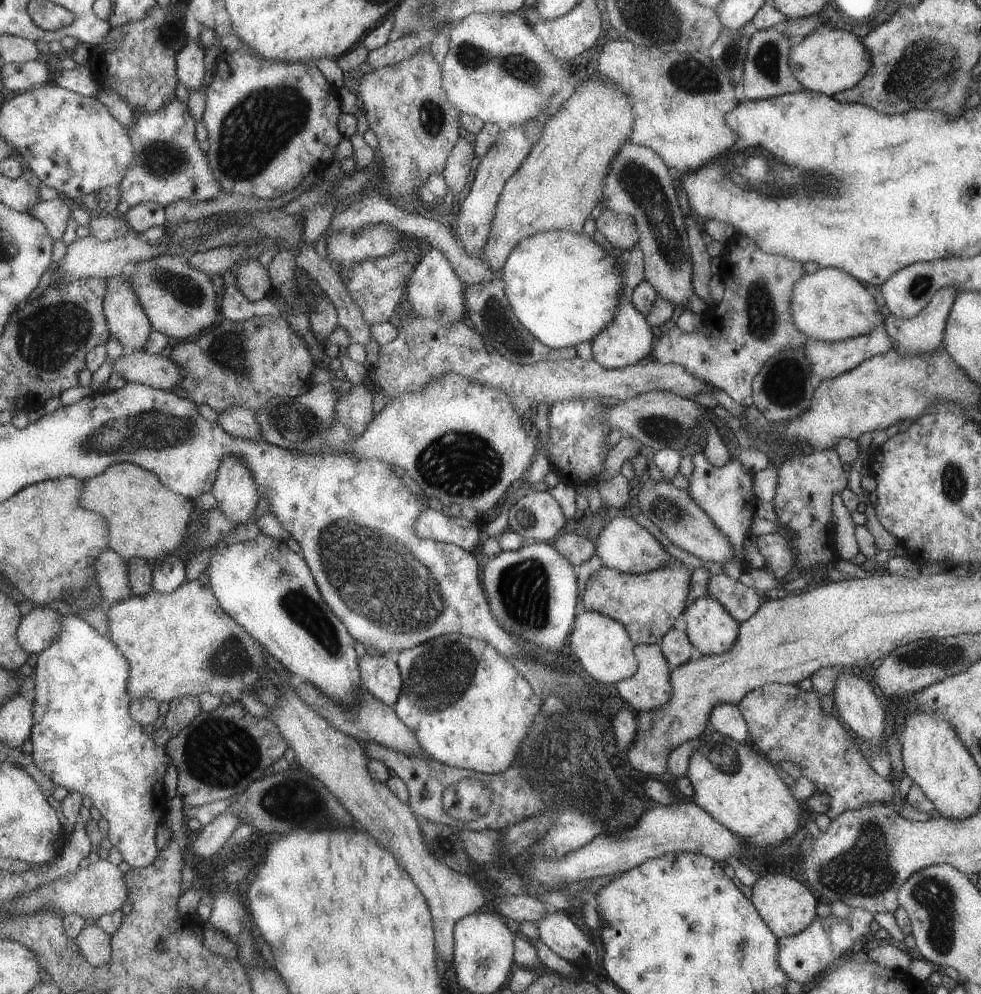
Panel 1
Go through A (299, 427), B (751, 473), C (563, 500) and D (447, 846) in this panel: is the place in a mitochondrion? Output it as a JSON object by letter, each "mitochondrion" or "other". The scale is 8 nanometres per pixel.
{"A":"mitochondrion","B":"other","C":"other","D":"mitochondrion"}

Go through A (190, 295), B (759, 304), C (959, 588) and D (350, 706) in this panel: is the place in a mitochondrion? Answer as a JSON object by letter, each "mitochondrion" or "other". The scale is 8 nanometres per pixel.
{"A":"mitochondrion","B":"mitochondrion","C":"other","D":"other"}

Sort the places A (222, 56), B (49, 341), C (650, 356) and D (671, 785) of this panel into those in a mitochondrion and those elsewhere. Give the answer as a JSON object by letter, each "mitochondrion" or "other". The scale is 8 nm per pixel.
{"A":"other","B":"mitochondrion","C":"other","D":"other"}

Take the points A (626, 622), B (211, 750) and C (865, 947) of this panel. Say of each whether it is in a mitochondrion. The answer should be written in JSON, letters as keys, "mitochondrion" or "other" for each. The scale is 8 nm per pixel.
{"A":"other","B":"mitochondrion","C":"other"}

